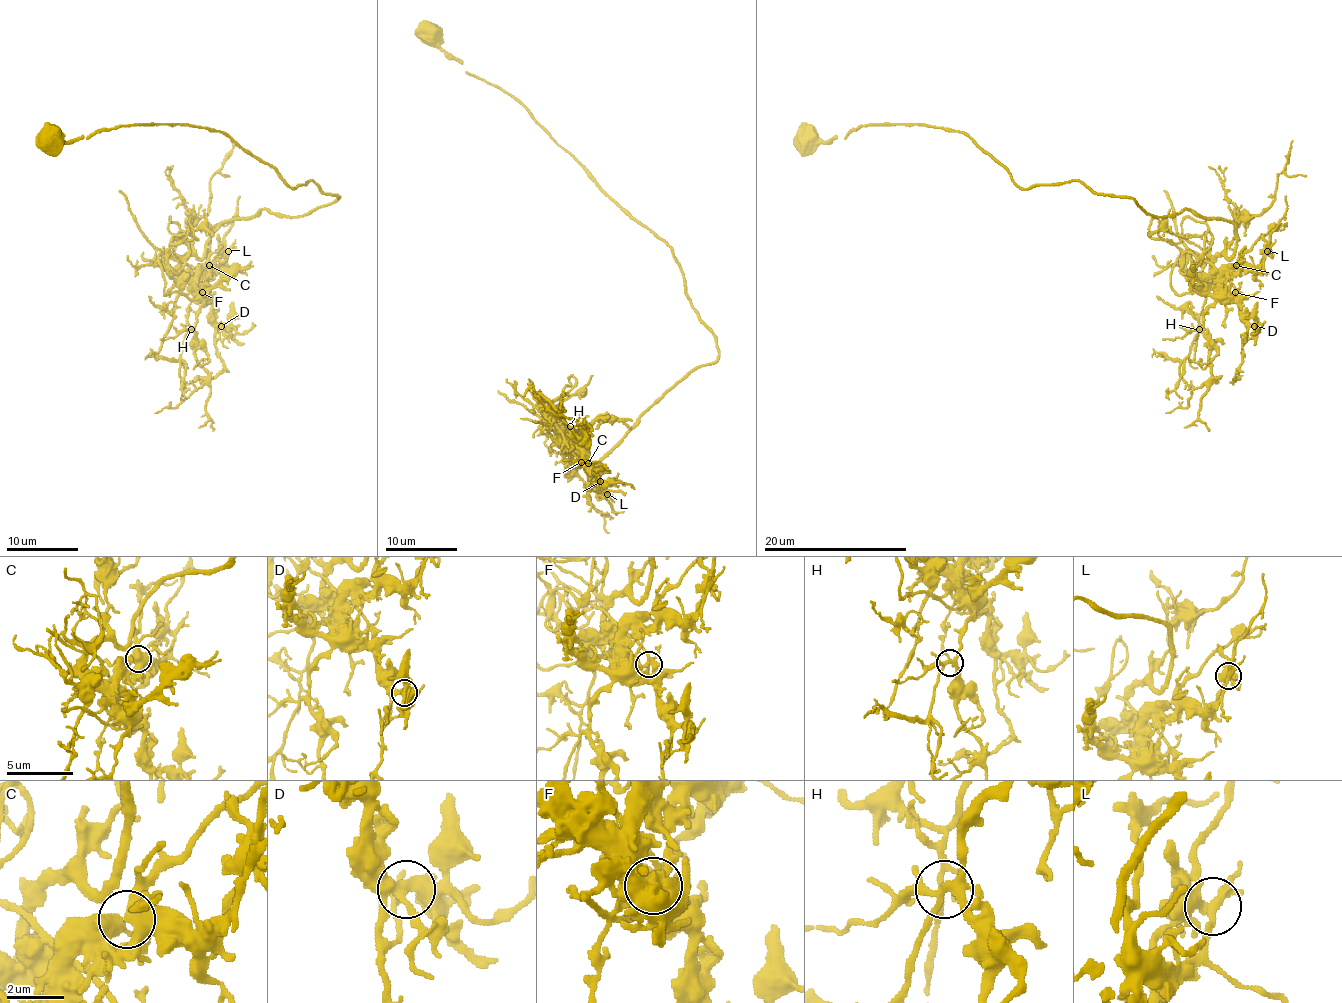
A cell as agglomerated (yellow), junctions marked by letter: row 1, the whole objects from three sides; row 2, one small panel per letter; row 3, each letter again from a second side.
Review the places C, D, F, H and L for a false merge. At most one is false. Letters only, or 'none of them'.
F

